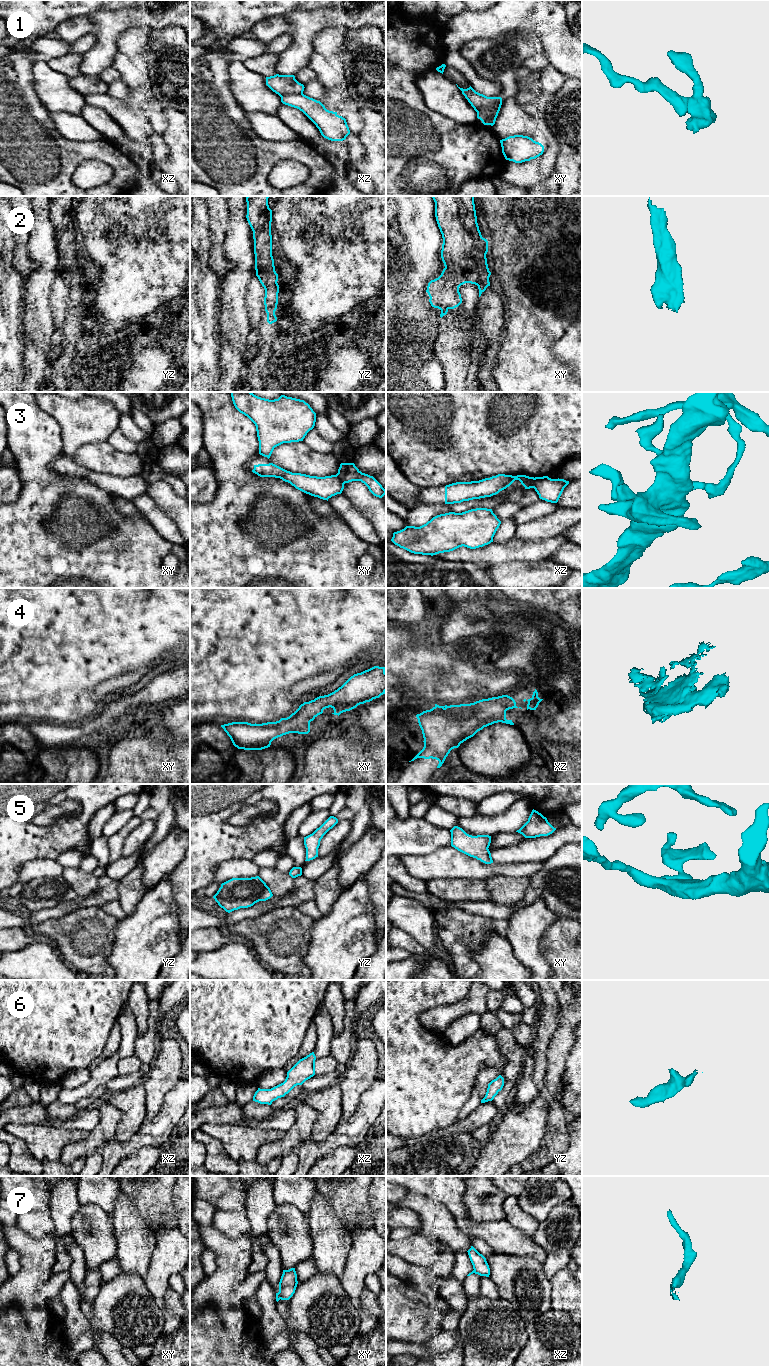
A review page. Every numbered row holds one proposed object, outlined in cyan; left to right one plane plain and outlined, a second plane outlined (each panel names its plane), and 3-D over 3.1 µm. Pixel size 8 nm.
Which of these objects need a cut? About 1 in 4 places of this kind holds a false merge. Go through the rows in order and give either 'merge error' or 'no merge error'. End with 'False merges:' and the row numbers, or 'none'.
1: merge error
2: no merge error
3: merge error
4: no merge error
5: no merge error
6: no merge error
7: merge error
False merges: 1, 3, 7

